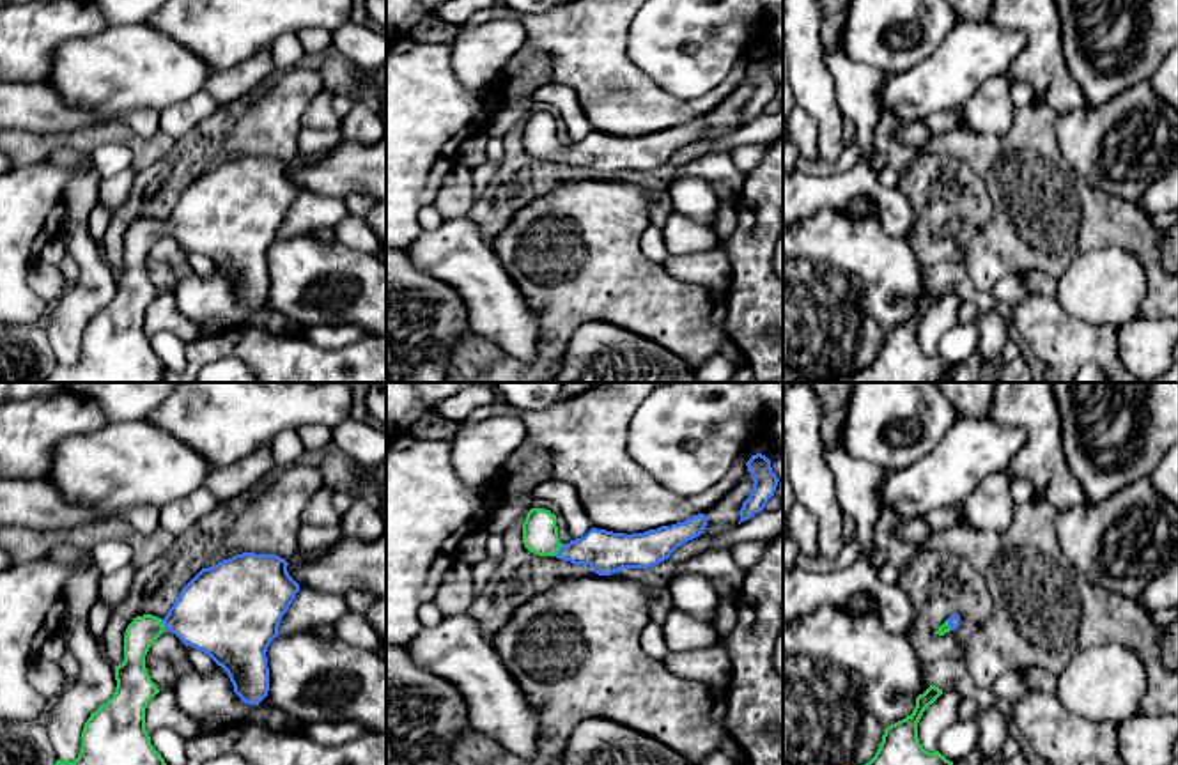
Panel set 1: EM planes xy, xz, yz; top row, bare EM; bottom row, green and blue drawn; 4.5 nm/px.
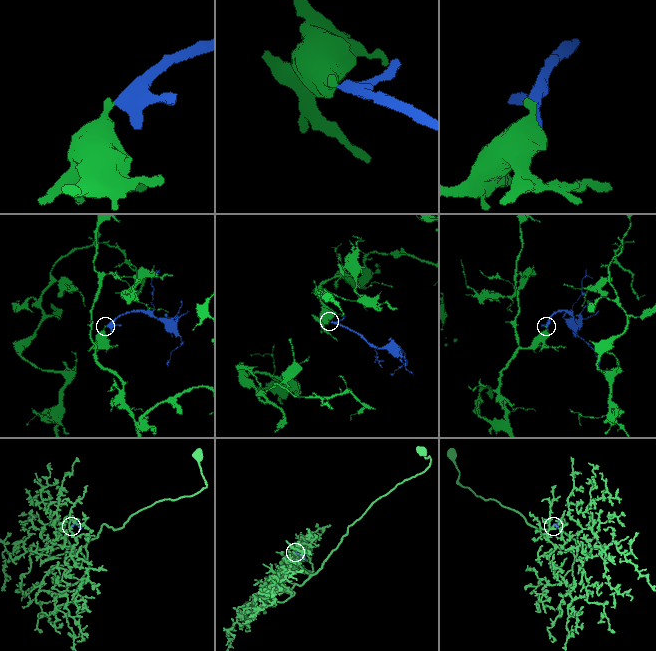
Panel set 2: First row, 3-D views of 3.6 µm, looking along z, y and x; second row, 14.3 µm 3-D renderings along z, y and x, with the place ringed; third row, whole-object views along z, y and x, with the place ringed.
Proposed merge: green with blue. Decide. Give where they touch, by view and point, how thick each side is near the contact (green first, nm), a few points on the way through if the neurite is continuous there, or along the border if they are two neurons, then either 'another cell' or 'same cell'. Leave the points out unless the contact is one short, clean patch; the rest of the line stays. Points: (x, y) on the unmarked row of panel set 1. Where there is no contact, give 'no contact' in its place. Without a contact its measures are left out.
meets green in xz at (558, 153); 160 nm thick on the green side, 190 nm on the other; runs through xz (539, 133), (558, 153), (604, 154); same cell

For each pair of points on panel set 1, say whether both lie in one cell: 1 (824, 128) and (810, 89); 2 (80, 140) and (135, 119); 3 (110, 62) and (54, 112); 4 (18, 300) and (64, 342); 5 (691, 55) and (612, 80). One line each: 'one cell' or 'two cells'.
1: one cell
2: two cells
3: two cells
4: two cells
5: two cells

